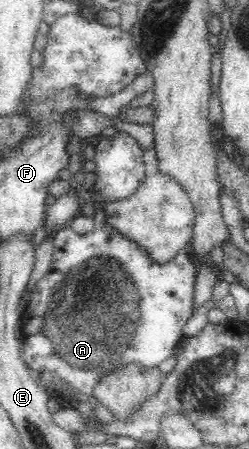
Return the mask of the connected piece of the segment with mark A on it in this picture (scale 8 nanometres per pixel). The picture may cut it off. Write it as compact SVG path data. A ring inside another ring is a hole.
M96 209L93 219L93 229L90 232L82 233L82 236L76 236L76 240L68 240L68 230L62 229L56 234L50 270L40 278L31 290L29 301L24 306L24 312L20 315L18 326L22 360L32 371L32 374L39 380L43 371L51 373L59 377L67 387L89 398L94 397L93 391L100 384L102 376L106 376L108 372L112 372L112 370L116 372L116 370L120 370L120 367L130 364L138 364L144 366L145 369L152 369L152 367L158 367L161 362L173 356L174 346L184 338L182 328L192 313L194 280L199 267L192 261L188 249L180 251L170 262L158 265L148 258L148 253L144 252L144 249L140 249L140 246L134 245L134 242L128 241L128 238L123 237L108 225L104 210Z

